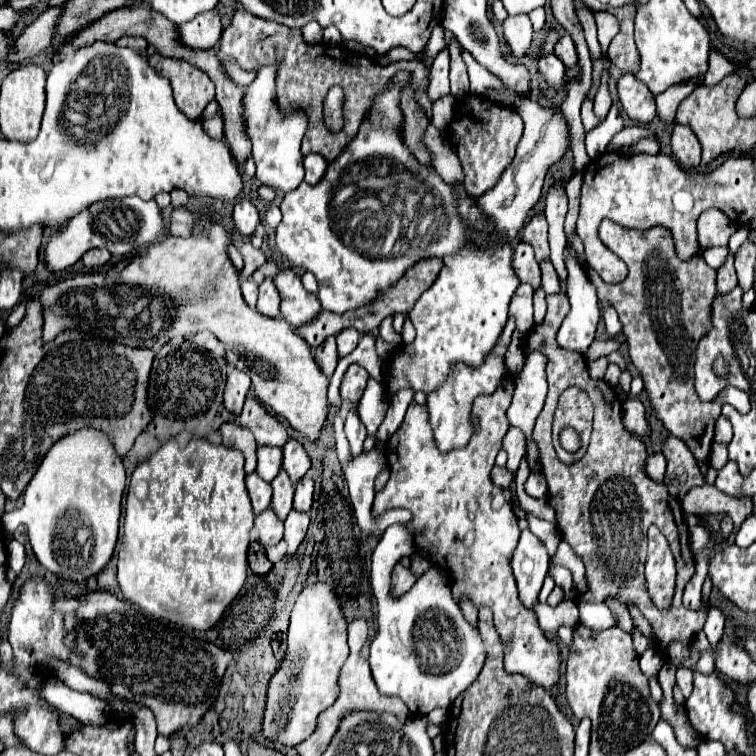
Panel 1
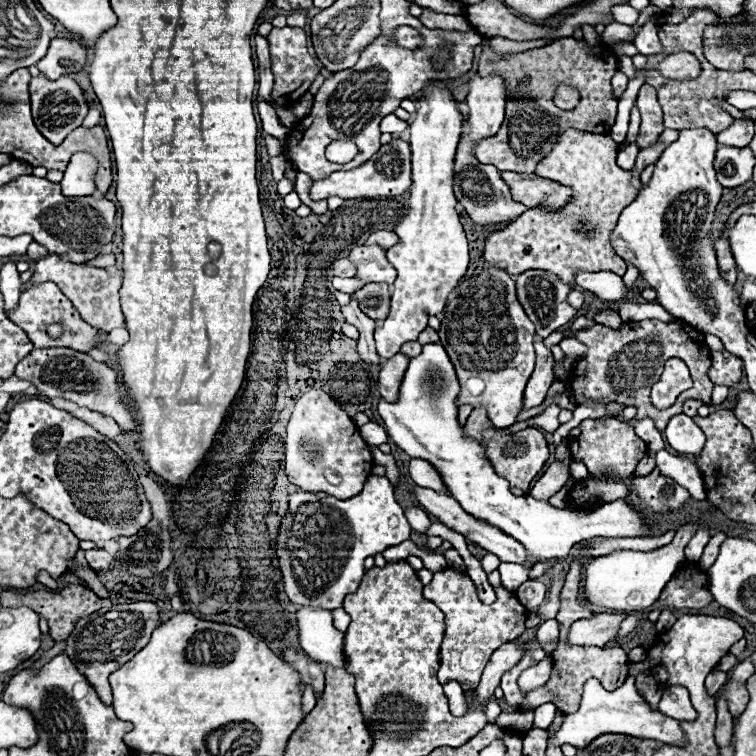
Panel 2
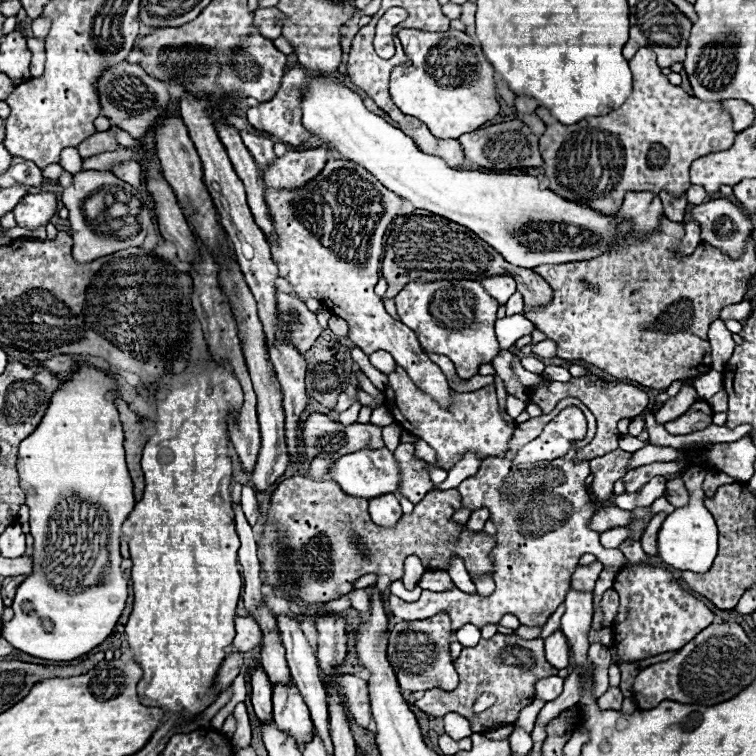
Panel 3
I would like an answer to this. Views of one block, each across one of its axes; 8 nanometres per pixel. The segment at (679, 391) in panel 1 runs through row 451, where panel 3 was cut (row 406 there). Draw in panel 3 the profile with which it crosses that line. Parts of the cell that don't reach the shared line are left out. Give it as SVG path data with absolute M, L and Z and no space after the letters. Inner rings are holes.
M698 400L688 408L688 412L678 416L676 420L666 422L664 428L670 434L690 434L690 432L696 432L696 430L704 430L706 426L712 424L712 414L714 412L712 412L710 404L704 402L704 400Z

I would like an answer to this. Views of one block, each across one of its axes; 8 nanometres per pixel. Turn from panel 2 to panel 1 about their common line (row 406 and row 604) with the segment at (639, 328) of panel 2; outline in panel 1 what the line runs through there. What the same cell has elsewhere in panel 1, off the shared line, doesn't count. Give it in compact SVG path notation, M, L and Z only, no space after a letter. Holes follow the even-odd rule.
M564 294L546 296L548 312L540 326L534 326L524 338L524 352L540 350L548 356L548 398L542 414L536 420L532 438L540 448L544 476L548 482L548 502L556 510L558 530L564 540L572 546L572 550L584 560L586 578L590 582L590 590L578 598L588 602L602 602L608 596L616 596L622 602L632 602L640 608L640 612L652 624L652 630L658 638L658 650L666 654L666 646L672 640L680 640L682 644L690 644L694 634L698 634L704 626L706 614L698 610L688 610L682 606L682 592L688 580L694 574L694 556L688 544L688 528L684 524L684 512L680 502L672 498L666 488L644 474L646 446L644 442L630 434L622 424L622 402L612 386L600 386L598 380L592 380L588 374L588 366L584 356L578 352L570 352L558 348L556 332L564 322L570 302ZM580 386L590 400L594 402L594 432L590 438L590 446L586 456L572 464L564 466L552 448L552 416L556 410L558 396L570 388ZM650 524L656 524L674 550L674 560L680 560L680 578L676 580L676 598L668 606L668 610L658 610L650 600L644 580L644 562L646 562L646 530Z

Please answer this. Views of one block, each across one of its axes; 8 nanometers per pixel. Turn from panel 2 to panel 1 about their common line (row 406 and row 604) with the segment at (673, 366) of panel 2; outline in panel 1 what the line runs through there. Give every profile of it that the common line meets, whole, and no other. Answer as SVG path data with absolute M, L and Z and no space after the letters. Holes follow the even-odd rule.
M648 528L648 556L645 576L648 576L648 592L658 608L666 608L674 594L676 564L664 534L656 528Z

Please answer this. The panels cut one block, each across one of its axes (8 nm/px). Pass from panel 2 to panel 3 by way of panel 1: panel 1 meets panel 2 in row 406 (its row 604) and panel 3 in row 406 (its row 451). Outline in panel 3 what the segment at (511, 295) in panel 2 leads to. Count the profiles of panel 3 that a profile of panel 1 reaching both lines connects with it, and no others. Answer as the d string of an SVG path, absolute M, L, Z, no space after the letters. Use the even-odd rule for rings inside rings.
M396 368L396 372L388 376L388 390L384 394L388 394L390 404L386 406L394 414L396 422L414 436L426 440L436 450L436 460L444 470L450 470L466 452L474 452L478 458L506 456L508 452L508 442L516 426L502 418L494 384L488 384L476 392L456 394L452 406L444 410L428 394L414 386L402 368Z

